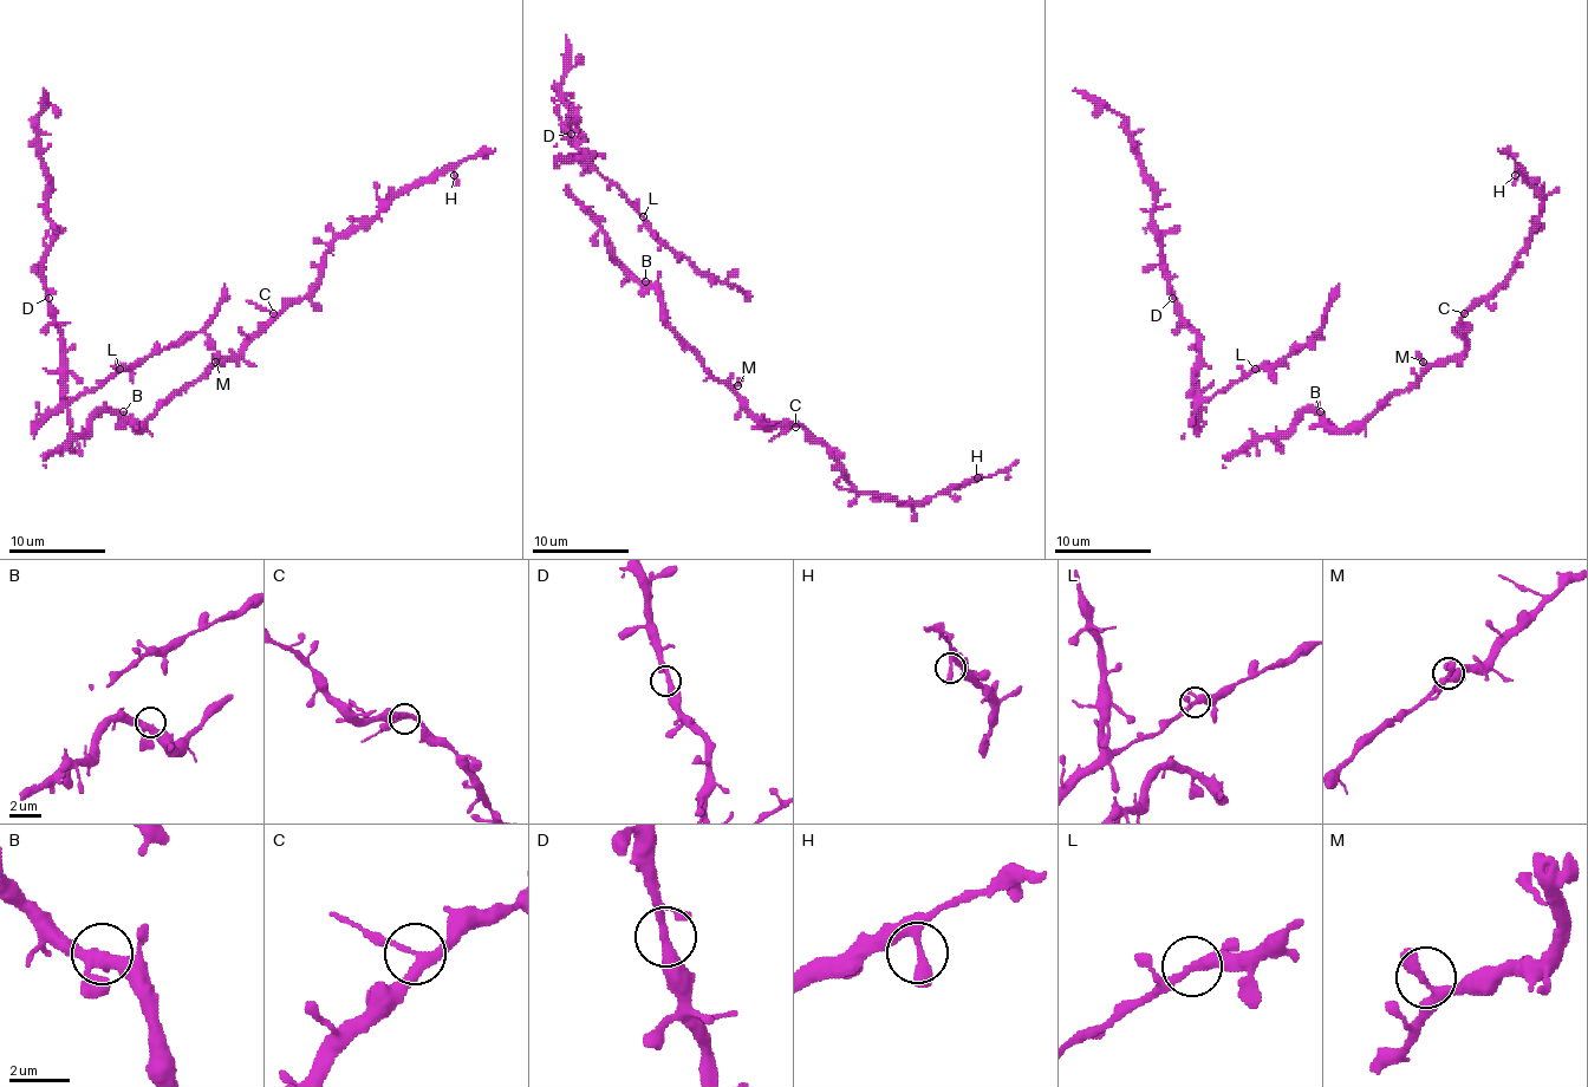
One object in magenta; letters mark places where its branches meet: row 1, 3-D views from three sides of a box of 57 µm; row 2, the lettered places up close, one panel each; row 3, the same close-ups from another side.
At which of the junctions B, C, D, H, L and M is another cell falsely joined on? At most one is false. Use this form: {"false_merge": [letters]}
{"false_merge": []}

